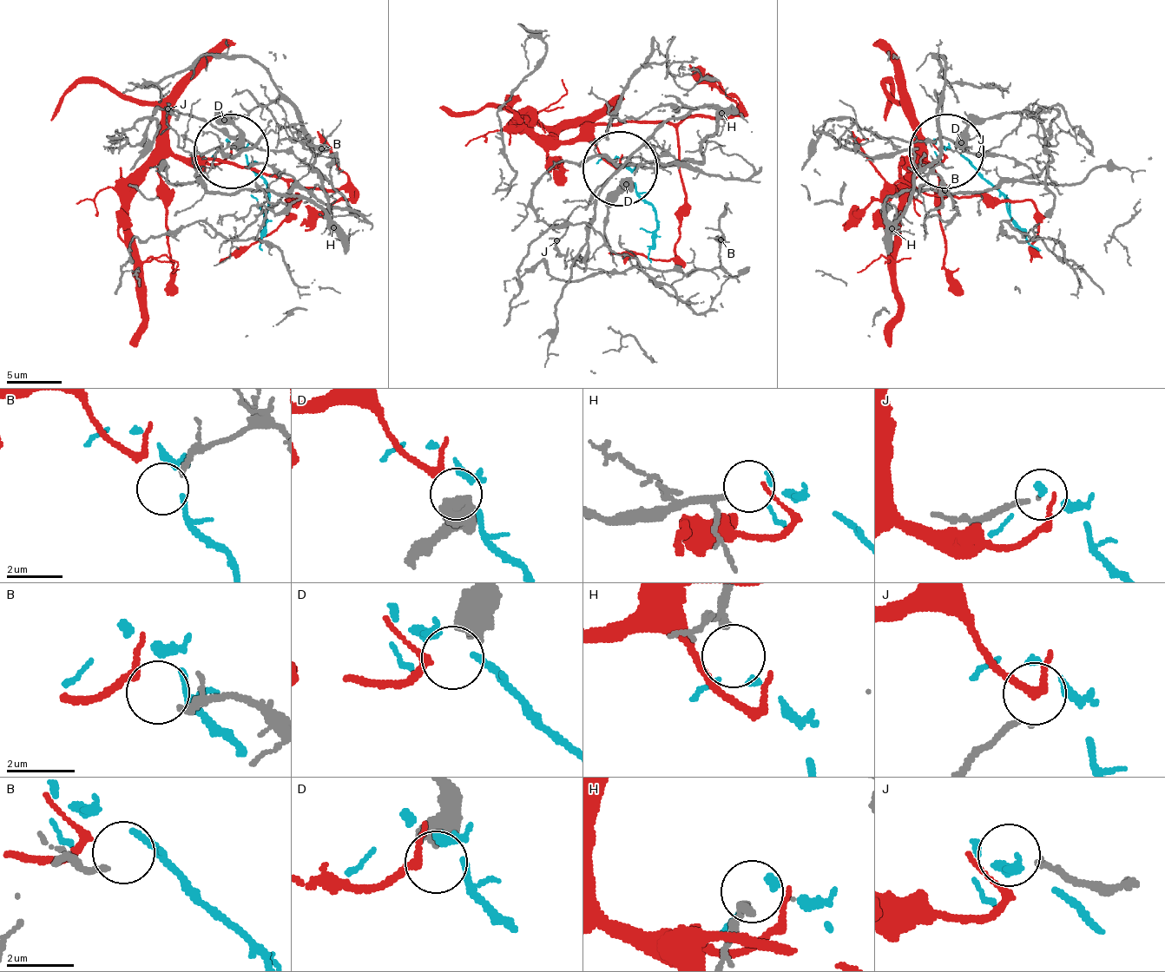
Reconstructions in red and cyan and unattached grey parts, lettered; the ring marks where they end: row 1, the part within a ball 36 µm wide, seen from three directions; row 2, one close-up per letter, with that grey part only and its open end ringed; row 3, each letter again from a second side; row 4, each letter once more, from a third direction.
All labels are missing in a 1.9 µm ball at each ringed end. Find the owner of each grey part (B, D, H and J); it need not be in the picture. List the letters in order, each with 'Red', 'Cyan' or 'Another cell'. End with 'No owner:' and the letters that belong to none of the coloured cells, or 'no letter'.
B: Another cell
D: Red
H: Cyan
J: Another cell
No owner: B, J

